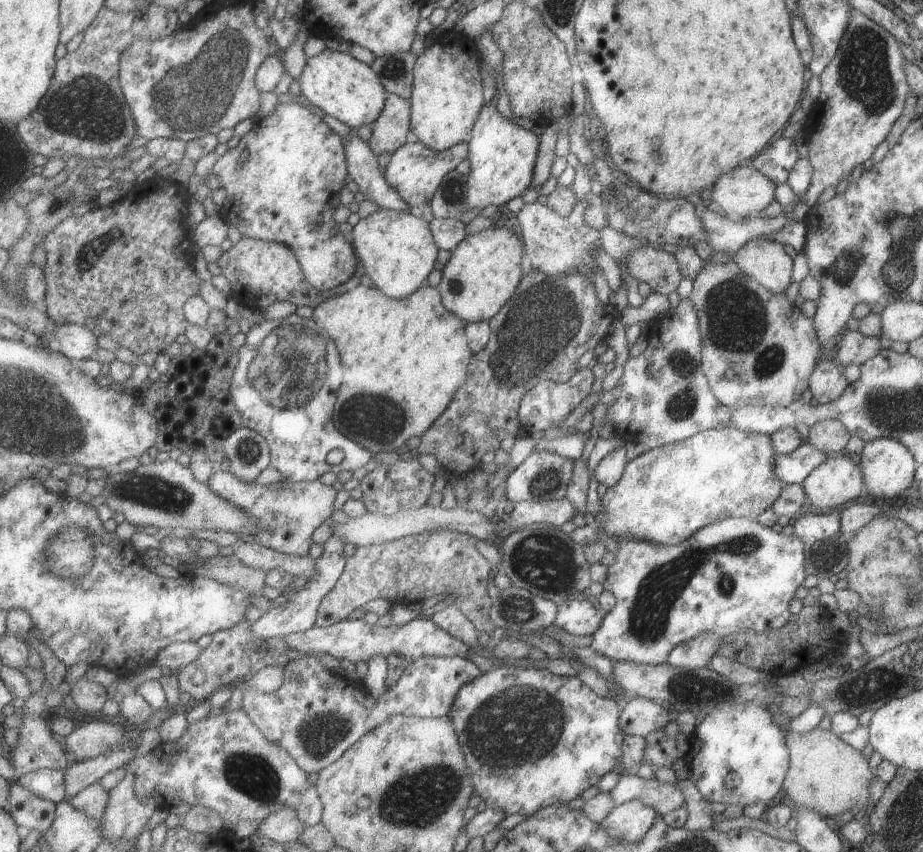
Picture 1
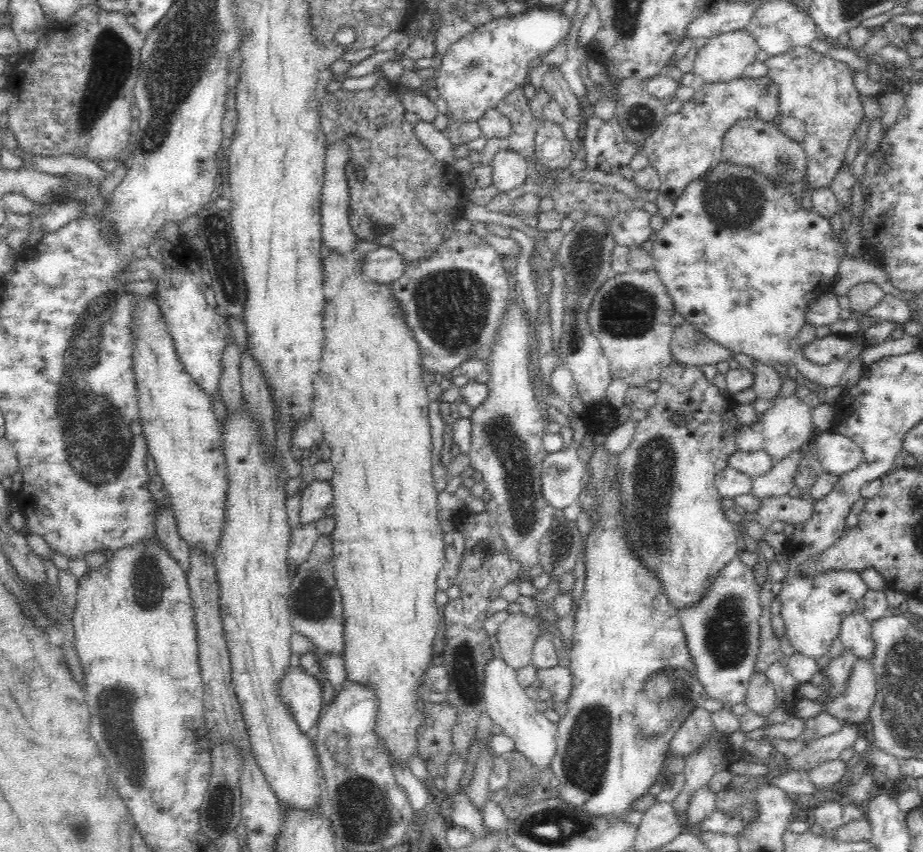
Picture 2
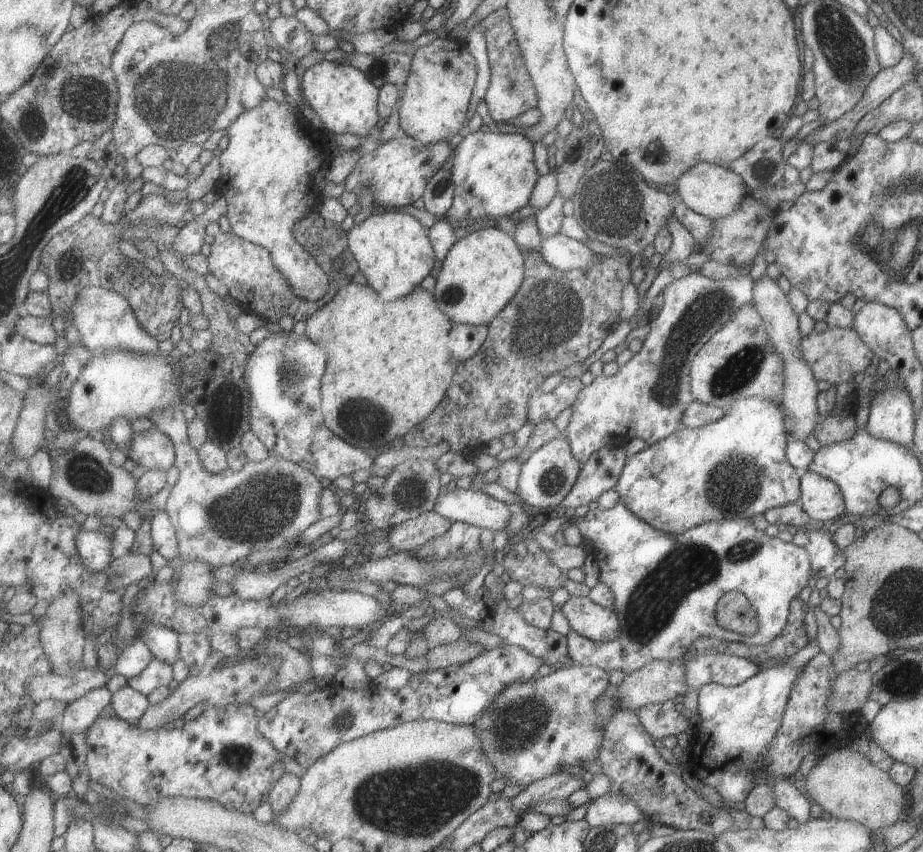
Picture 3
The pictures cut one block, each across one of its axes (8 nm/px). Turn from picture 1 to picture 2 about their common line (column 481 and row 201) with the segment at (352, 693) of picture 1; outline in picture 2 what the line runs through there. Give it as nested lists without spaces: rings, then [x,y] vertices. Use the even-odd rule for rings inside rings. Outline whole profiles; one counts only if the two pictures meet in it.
[[[768,74],[760,78],[742,76],[730,82],[699,82],[694,98],[678,112],[666,116],[642,144],[649,164],[658,171],[661,180],[659,192],[676,202],[690,182],[698,181],[719,165],[723,138],[732,126],[746,119],[773,121],[780,114],[779,84]]]

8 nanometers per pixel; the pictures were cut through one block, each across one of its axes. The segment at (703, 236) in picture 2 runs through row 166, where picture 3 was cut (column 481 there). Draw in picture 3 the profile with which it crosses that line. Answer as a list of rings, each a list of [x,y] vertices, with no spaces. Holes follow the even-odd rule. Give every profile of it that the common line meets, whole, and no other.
[[[577,665],[556,669],[545,676],[536,676],[525,682],[506,686],[495,697],[493,704],[474,722],[476,733],[482,742],[483,752],[489,757],[498,778],[505,777],[506,784],[529,786],[545,777],[562,773],[565,766],[583,766],[597,758],[603,745],[602,718],[596,711],[595,702],[609,686],[608,672],[593,665]]]

